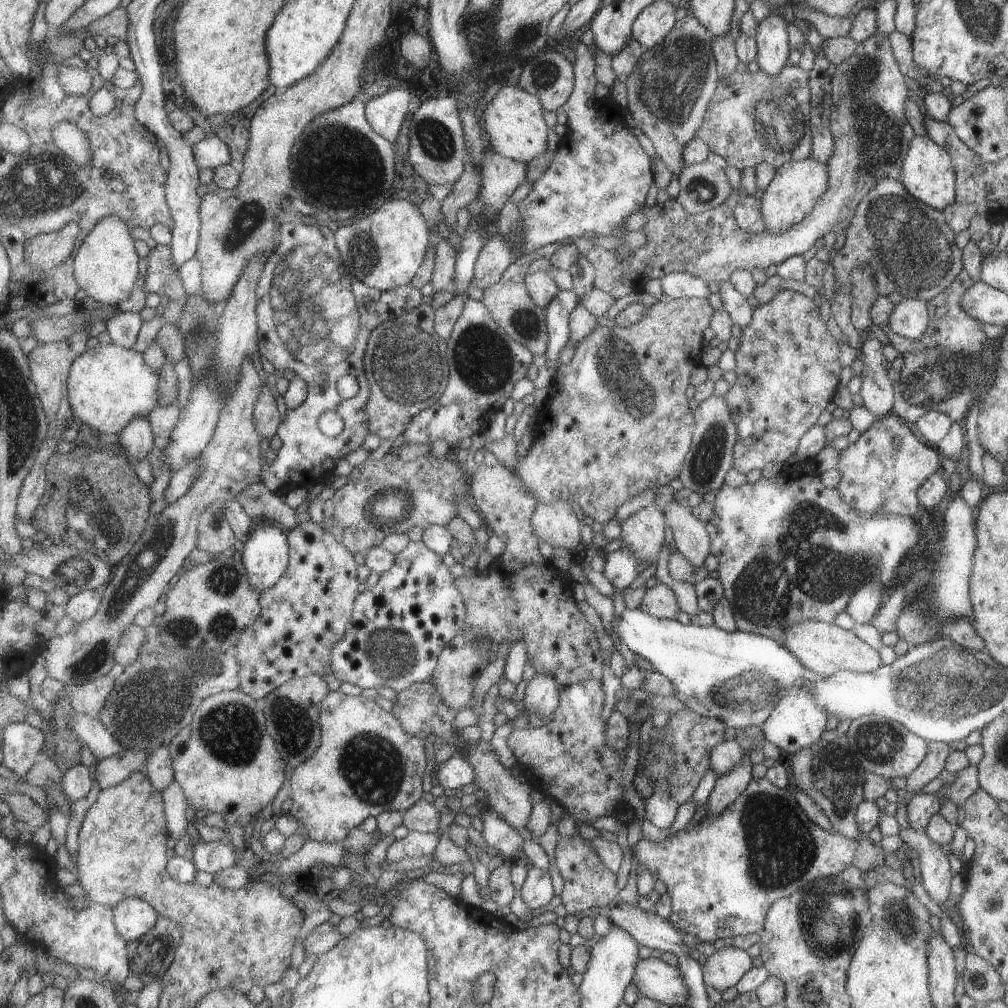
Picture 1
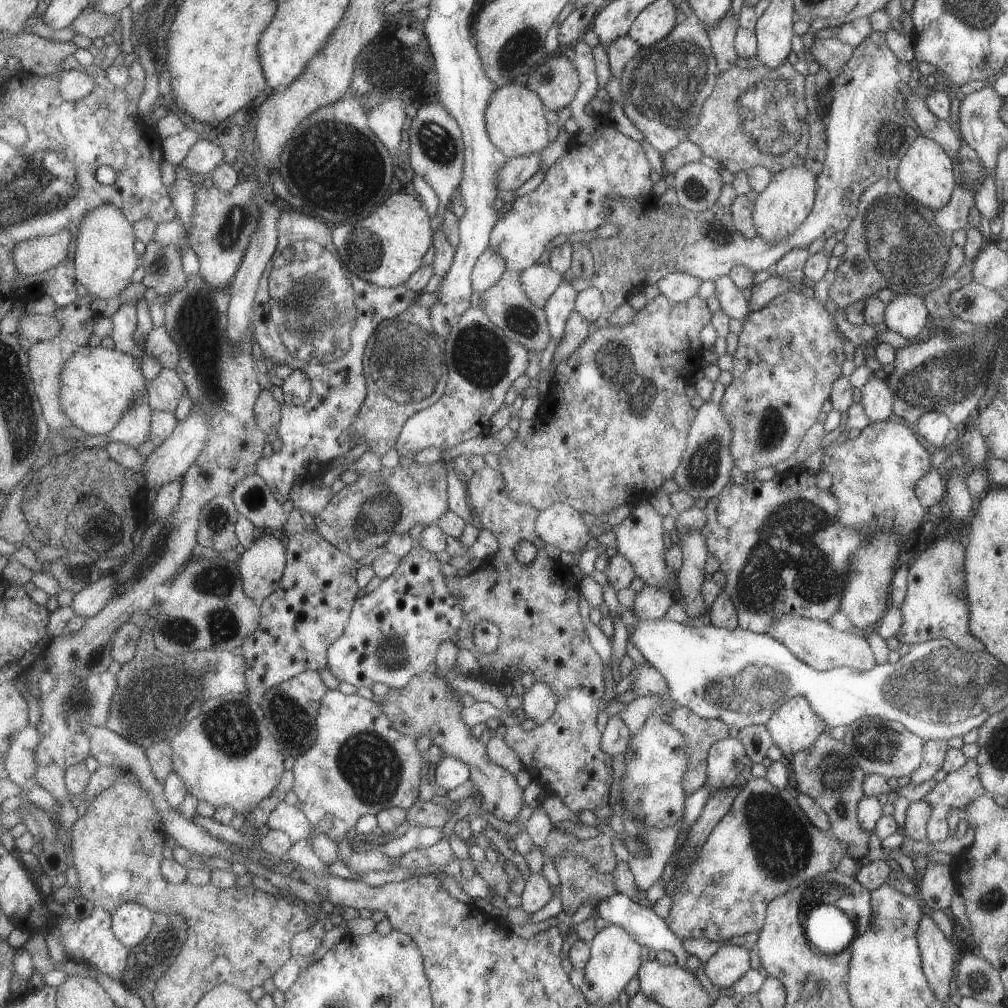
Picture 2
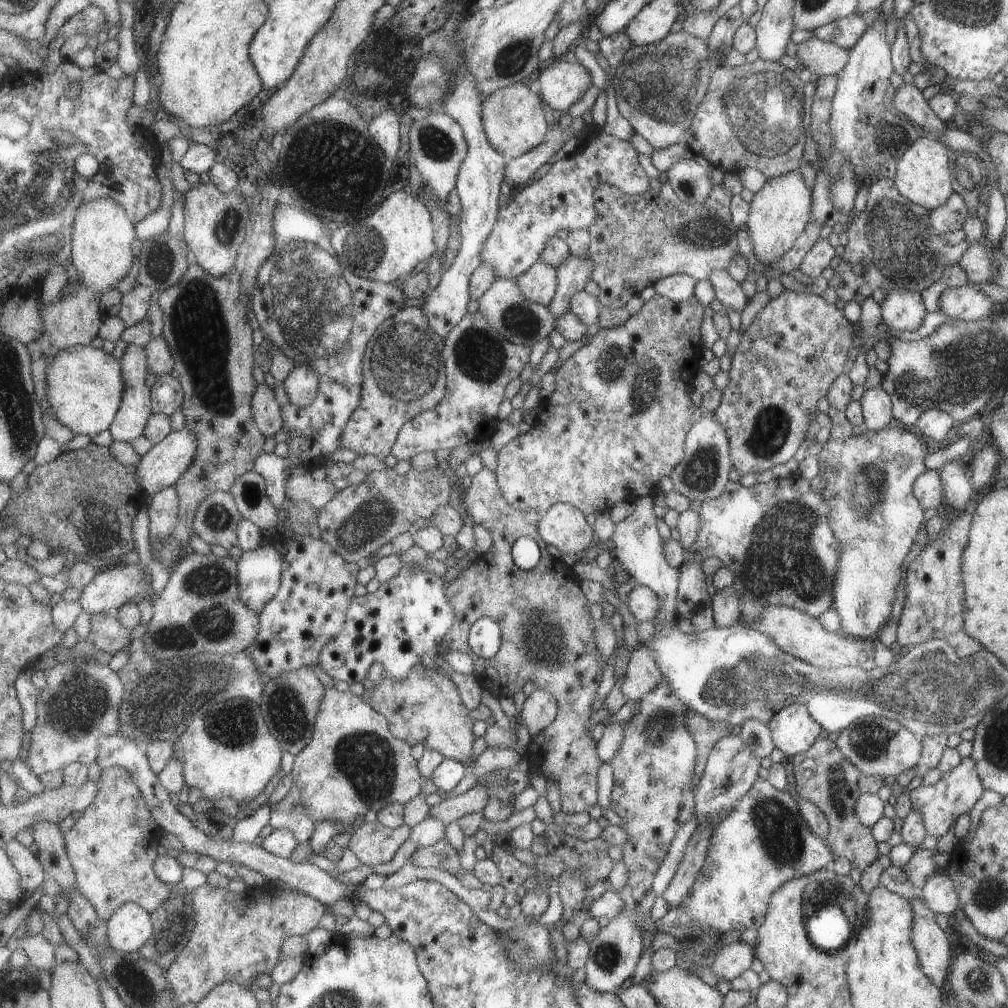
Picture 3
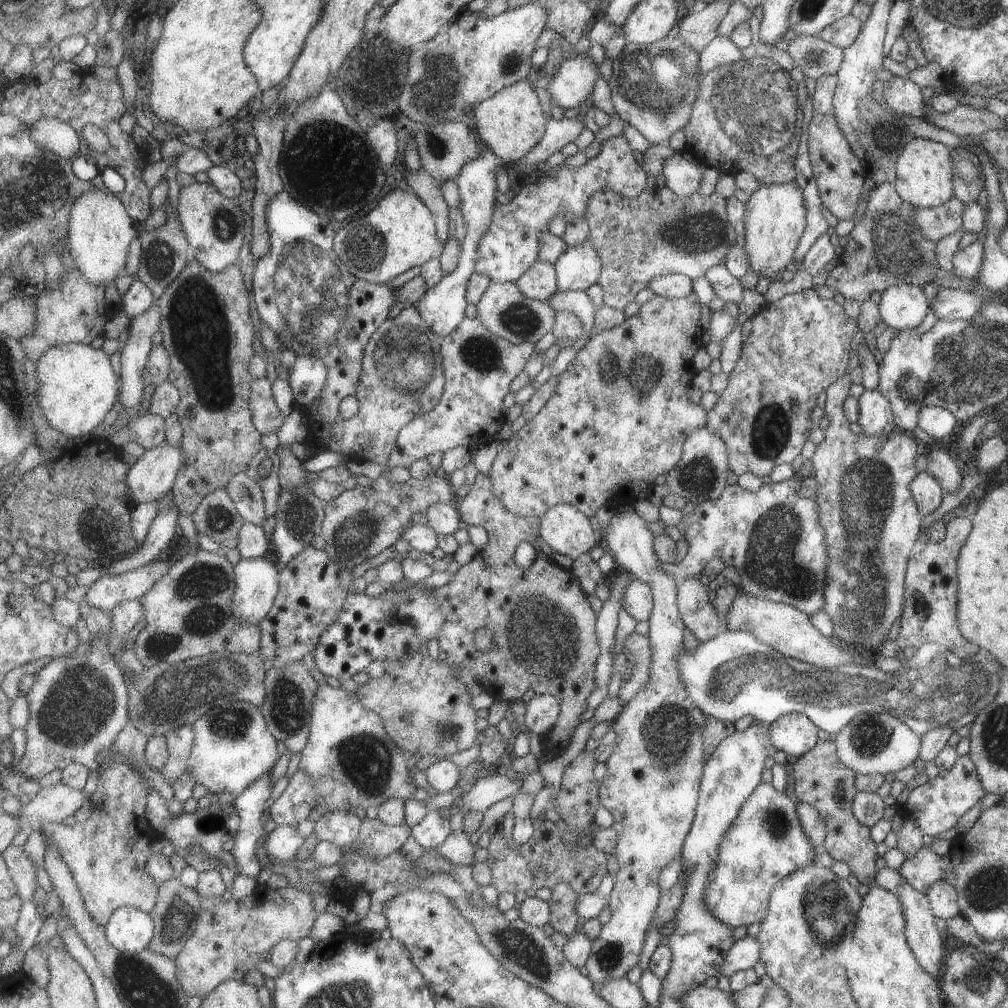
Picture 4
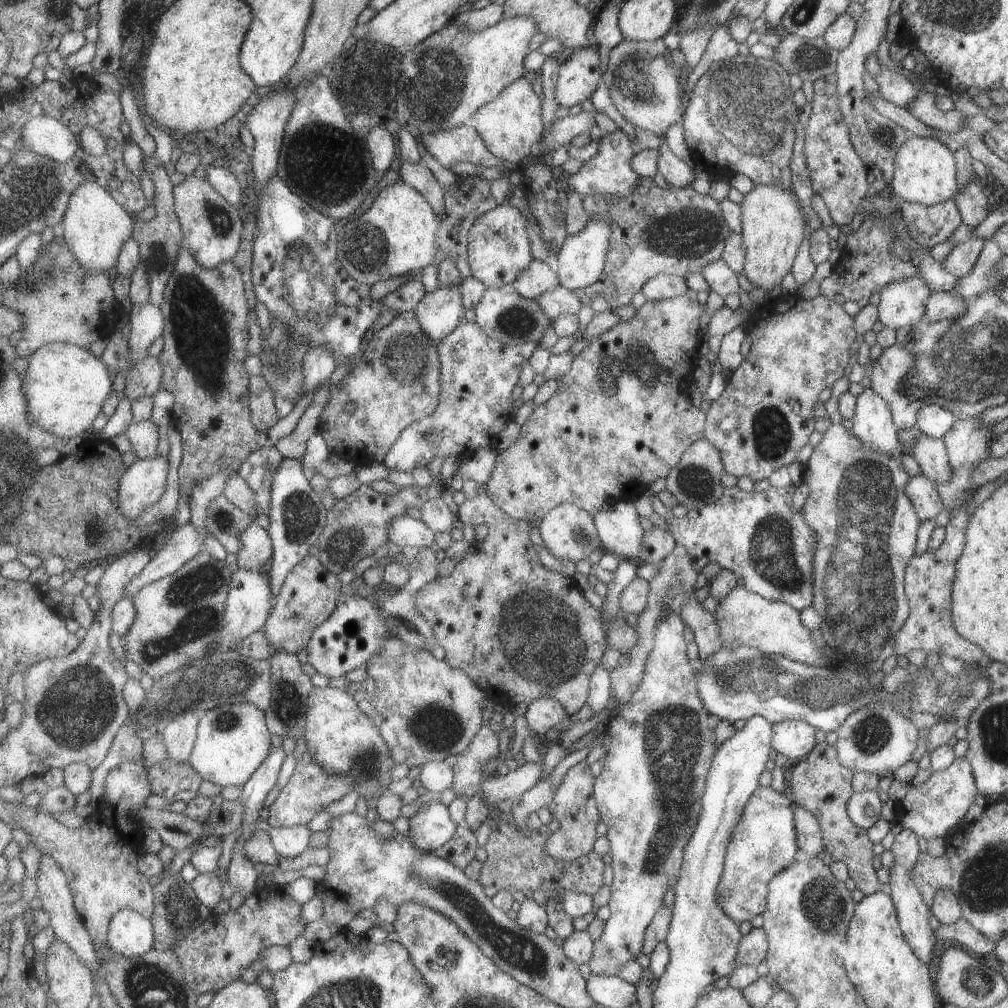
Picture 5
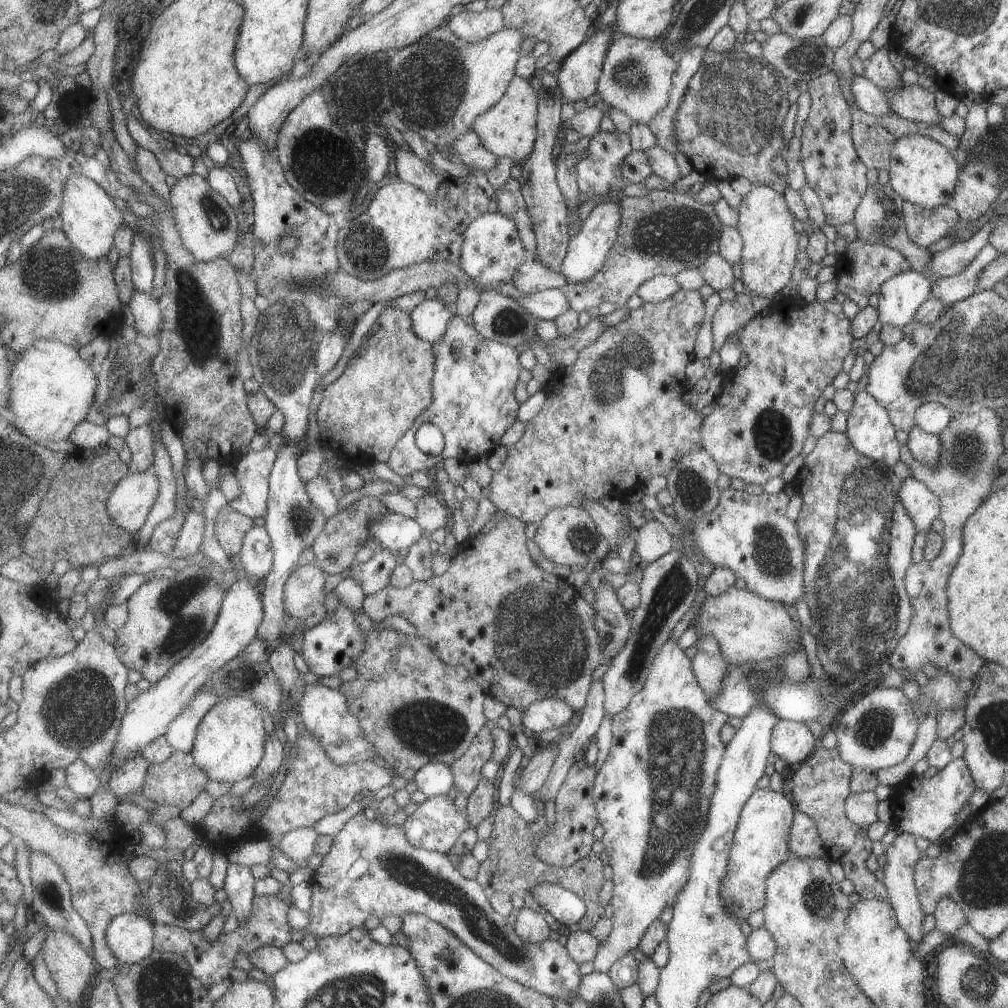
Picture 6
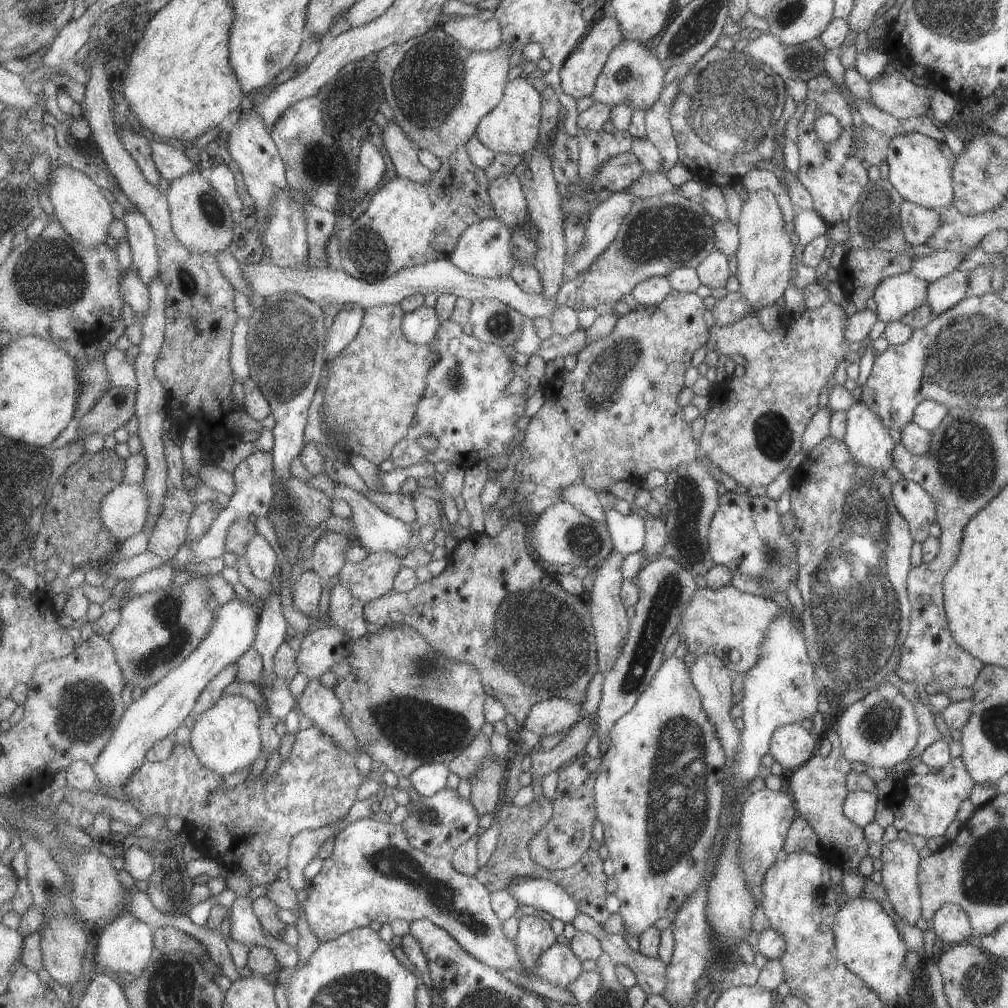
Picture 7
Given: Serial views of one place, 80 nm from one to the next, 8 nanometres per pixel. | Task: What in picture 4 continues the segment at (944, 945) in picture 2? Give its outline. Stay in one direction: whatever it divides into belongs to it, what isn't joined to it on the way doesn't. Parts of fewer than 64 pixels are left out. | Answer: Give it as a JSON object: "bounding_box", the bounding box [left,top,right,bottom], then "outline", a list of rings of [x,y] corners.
{"bounding_box":[897,880,944,977],"outline":[[[905,880],[897,886],[897,896],[902,901],[903,913],[906,916],[906,942],[913,950],[918,964],[930,976],[939,977],[943,971],[944,934],[933,923],[934,914],[925,893],[917,893]]]}

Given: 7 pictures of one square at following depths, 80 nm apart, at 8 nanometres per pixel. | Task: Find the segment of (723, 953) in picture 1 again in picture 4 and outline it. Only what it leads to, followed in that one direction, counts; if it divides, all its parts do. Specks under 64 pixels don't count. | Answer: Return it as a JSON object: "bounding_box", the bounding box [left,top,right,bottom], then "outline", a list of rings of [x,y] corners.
{"bounding_box":[718,936,759,978],"outline":[[[743,936],[743,938],[734,942],[733,947],[726,953],[723,960],[722,971],[718,976],[729,978],[731,974],[739,970],[752,969],[759,961],[759,942],[757,938]]]}

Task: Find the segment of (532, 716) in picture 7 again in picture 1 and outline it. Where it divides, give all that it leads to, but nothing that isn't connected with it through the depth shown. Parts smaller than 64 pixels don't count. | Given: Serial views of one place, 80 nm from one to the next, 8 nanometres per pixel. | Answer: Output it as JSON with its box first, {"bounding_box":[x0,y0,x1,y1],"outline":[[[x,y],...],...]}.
{"bounding_box":[521,673,561,720],"outline":[[[536,673],[525,690],[521,707],[530,714],[548,720],[559,708],[561,700],[560,684],[550,674]]]}

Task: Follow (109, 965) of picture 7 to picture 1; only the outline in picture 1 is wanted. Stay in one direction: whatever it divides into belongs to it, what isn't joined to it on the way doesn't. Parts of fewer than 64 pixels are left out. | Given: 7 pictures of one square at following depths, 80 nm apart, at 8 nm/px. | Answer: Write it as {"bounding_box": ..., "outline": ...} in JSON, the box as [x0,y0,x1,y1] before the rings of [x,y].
{"bounding_box":[115,897,160,943],"outline":[[[131,897],[115,908],[116,927],[128,943],[151,932],[160,914],[147,901]]]}

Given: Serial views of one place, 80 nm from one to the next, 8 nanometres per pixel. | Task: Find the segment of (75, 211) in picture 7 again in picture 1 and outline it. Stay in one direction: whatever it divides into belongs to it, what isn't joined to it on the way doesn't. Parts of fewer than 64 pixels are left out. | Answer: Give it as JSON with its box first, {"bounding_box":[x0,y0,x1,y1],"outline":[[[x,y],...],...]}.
{"bounding_box":[74,215,144,306],"outline":[[[119,215],[104,216],[83,238],[79,250],[76,251],[74,267],[78,285],[88,296],[103,305],[117,306],[119,302],[127,300],[131,292],[137,288],[137,277],[144,273],[144,262],[137,254],[136,238],[132,235],[131,229],[127,221]]]}

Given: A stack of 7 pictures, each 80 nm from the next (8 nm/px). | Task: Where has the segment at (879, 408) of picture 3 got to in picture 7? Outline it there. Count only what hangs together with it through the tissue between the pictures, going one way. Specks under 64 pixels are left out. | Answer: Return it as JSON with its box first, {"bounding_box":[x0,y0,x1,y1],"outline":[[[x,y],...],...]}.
{"bounding_box":[843,400,896,471],"outline":[[[861,400],[854,402],[845,411],[845,416],[846,431],[843,442],[856,463],[876,471],[885,471],[892,466],[891,462],[894,462],[894,458],[891,458],[891,450],[894,450],[896,444],[893,444],[888,428],[874,411]]]}

